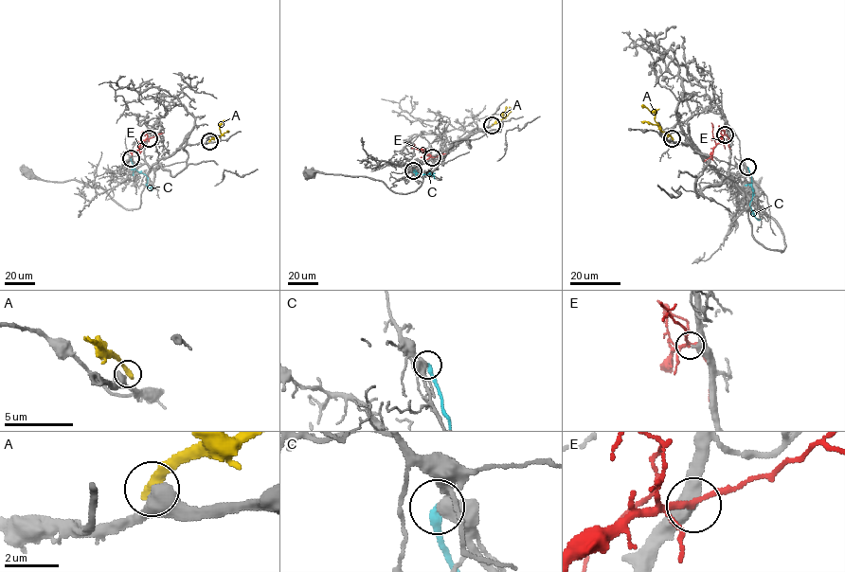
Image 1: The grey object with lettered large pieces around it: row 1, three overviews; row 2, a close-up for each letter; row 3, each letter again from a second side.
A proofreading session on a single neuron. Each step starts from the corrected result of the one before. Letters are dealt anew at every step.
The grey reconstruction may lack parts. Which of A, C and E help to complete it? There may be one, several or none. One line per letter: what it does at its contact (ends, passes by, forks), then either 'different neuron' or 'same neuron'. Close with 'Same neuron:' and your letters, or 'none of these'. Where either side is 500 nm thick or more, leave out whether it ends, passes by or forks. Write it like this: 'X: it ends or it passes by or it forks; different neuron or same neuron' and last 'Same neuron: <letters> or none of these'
A: it ends; different neuron
C: it ends; different neuron
E: it passes by; same neuron
Same neuron: E

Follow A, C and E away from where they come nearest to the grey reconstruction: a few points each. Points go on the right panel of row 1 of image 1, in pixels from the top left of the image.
A: (673, 139), (661, 130), (655, 114), (641, 106)
C: (747, 167), (753, 188), (749, 206), (755, 217), (760, 219)
E: (725, 134), (710, 155)

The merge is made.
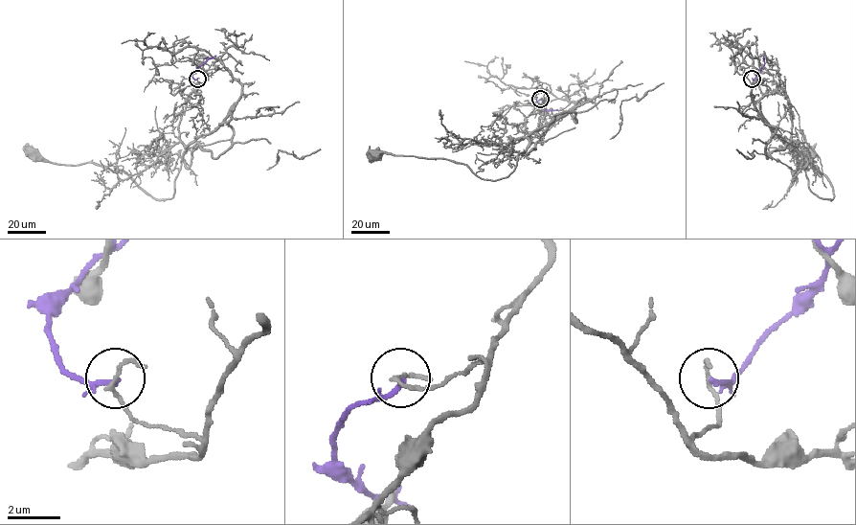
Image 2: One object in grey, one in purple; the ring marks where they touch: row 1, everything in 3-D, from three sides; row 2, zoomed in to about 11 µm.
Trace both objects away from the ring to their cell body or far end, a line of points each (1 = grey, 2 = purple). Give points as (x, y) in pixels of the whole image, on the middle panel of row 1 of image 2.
1: (540, 99), (525, 117), (529, 147), (507, 176), (485, 180), (445, 158), (376, 155)
2: (540, 99), (536, 102), (537, 106), (546, 111), (559, 110)

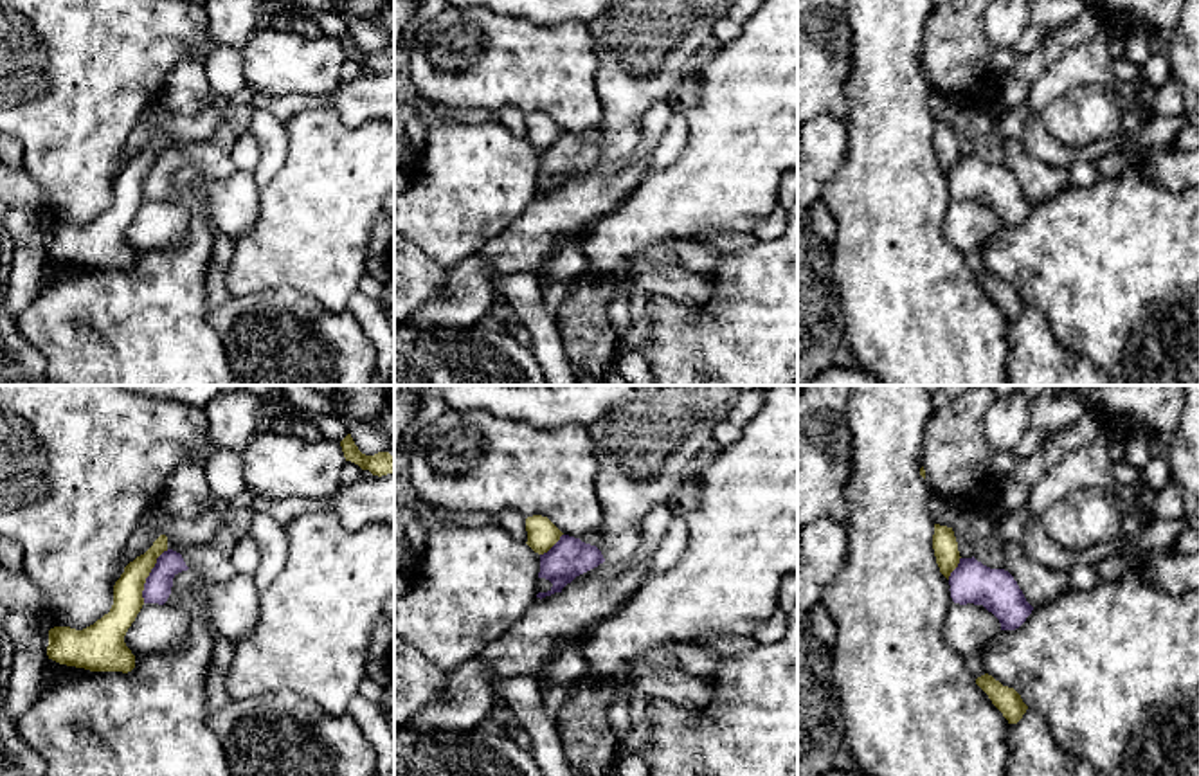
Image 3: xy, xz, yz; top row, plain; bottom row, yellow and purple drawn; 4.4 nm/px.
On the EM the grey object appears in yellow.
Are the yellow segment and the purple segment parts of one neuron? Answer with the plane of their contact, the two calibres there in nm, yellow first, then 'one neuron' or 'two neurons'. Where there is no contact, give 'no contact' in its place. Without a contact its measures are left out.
meets yellow in xy; 130 nm thick on the yellow side, 120 nm on the other; two neurons

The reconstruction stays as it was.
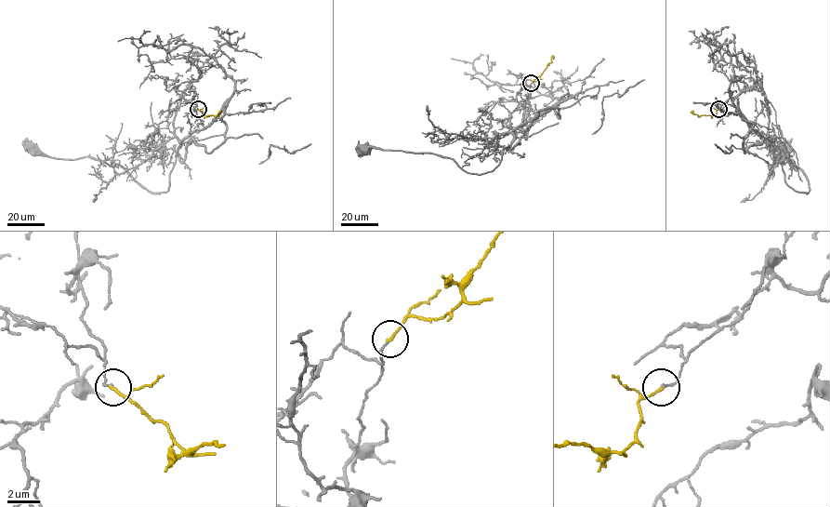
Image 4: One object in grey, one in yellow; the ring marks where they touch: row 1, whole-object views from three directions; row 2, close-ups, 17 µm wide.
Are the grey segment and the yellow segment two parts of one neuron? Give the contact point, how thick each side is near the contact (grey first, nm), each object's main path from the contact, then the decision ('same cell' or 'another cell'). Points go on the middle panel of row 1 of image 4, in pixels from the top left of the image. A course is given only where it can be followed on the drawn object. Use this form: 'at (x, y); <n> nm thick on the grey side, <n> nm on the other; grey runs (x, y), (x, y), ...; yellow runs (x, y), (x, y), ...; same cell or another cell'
at (531, 83); 130 nm thick on the grey side, 190 nm on the other; grey runs (531, 83), (523, 122), (507, 134), (511, 133), (513, 141), (493, 170), (471, 174), (432, 153), (365, 150); yellow runs (531, 83), (539, 78), (554, 57); another cell

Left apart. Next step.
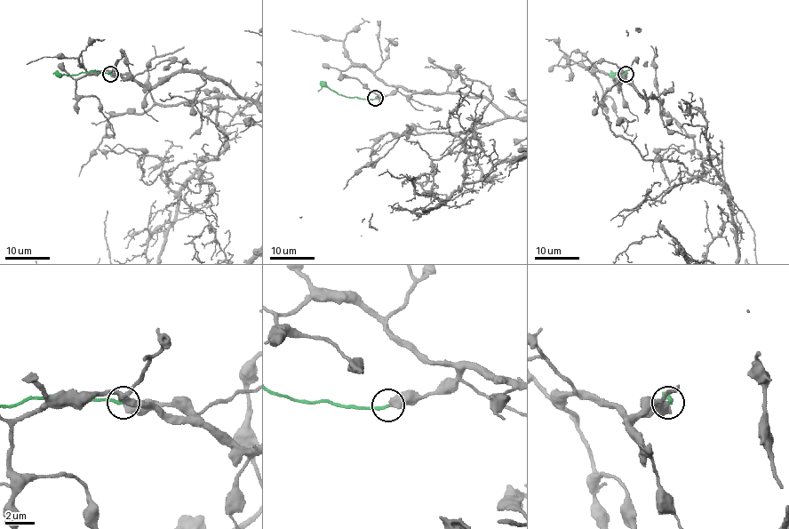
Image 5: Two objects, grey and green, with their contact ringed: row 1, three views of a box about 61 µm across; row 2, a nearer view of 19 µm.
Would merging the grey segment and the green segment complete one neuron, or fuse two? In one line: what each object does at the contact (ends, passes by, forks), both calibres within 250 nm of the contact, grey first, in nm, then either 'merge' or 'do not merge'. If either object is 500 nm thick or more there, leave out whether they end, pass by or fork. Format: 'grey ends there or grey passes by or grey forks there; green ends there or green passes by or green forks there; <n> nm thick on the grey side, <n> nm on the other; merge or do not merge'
550 nm thick on the grey side, 220 nm on the other; merge

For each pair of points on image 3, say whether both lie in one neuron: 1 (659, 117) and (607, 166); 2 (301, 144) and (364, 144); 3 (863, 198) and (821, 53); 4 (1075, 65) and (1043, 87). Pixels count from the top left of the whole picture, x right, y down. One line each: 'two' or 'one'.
1: one
2: one
3: two
4: one

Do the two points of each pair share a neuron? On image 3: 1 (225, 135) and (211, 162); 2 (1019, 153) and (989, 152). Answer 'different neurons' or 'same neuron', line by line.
1: same neuron
2: different neurons

